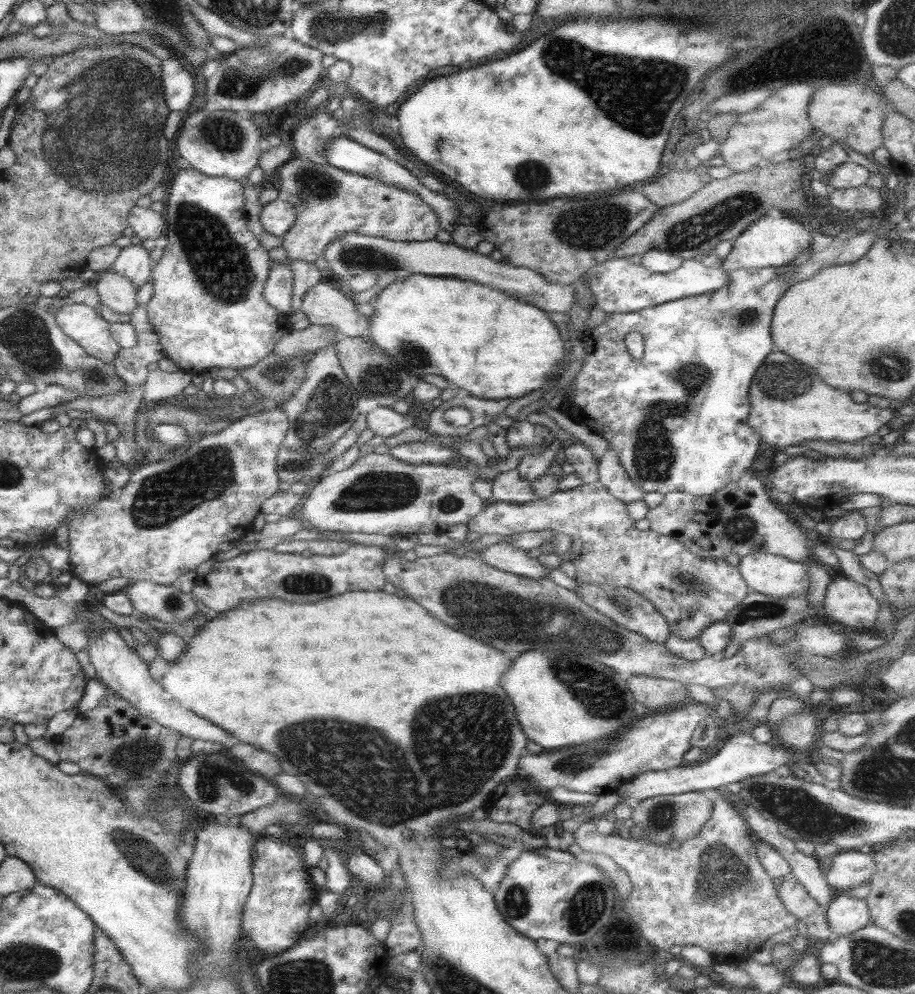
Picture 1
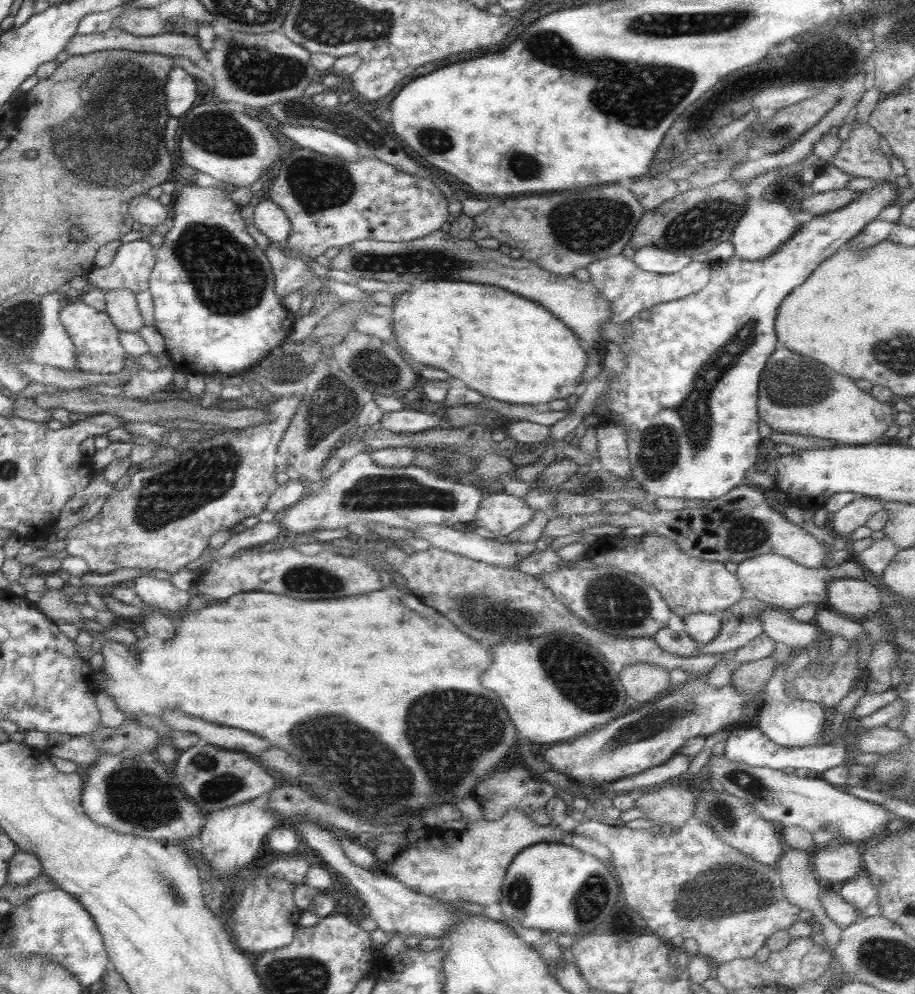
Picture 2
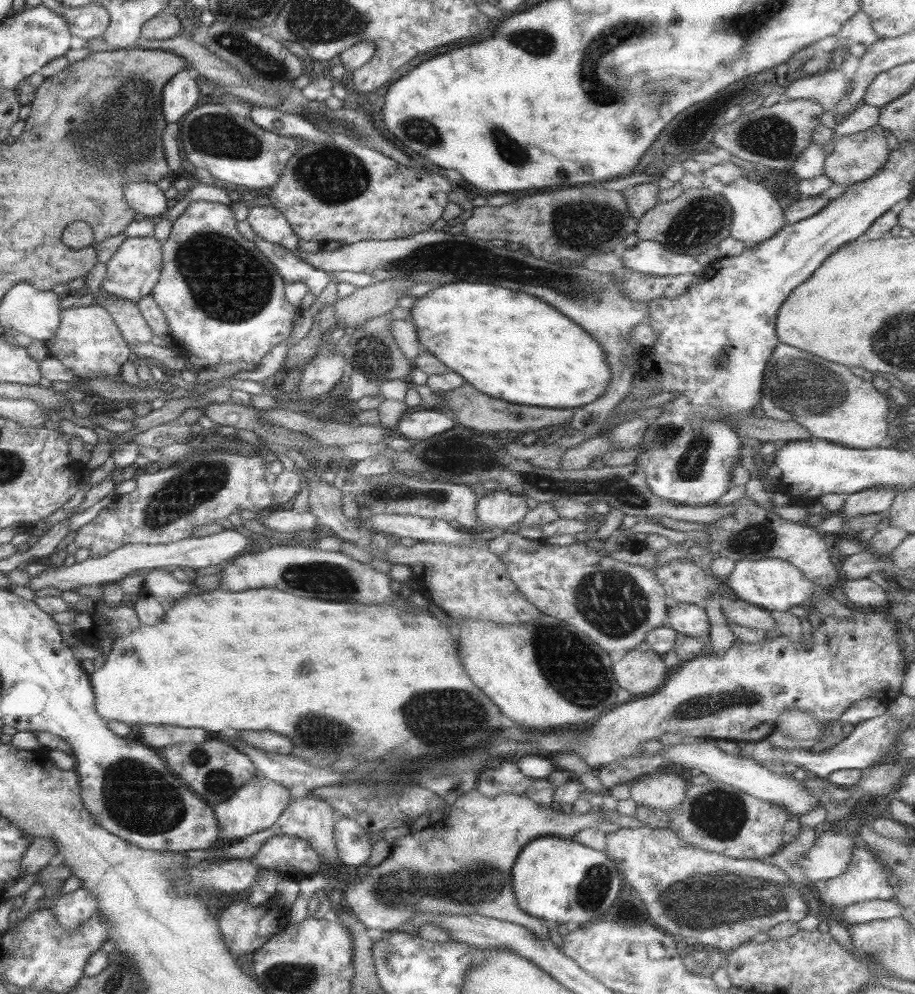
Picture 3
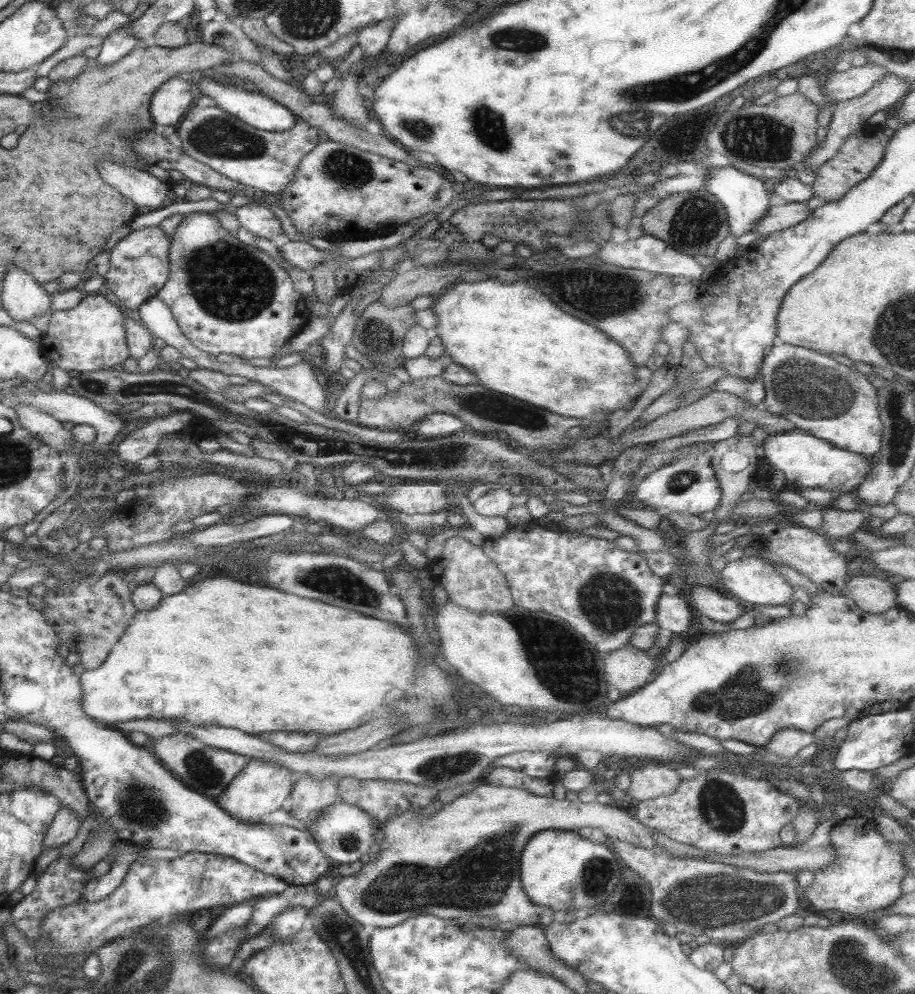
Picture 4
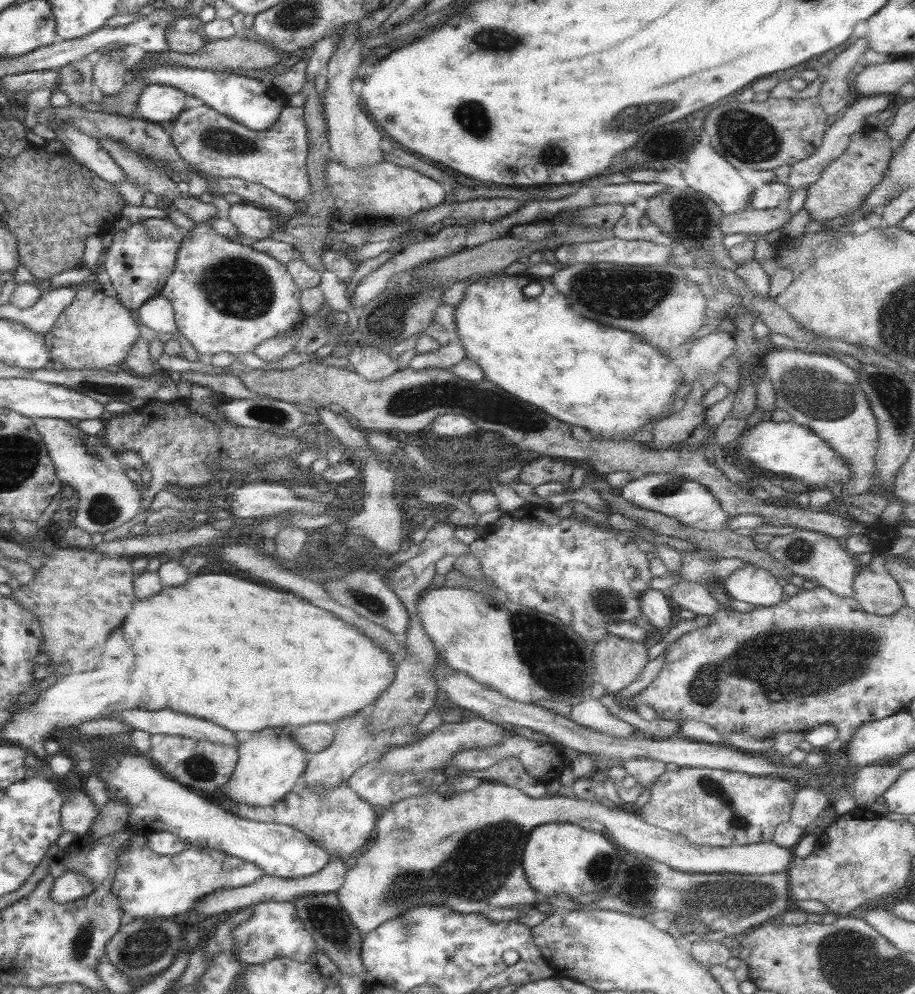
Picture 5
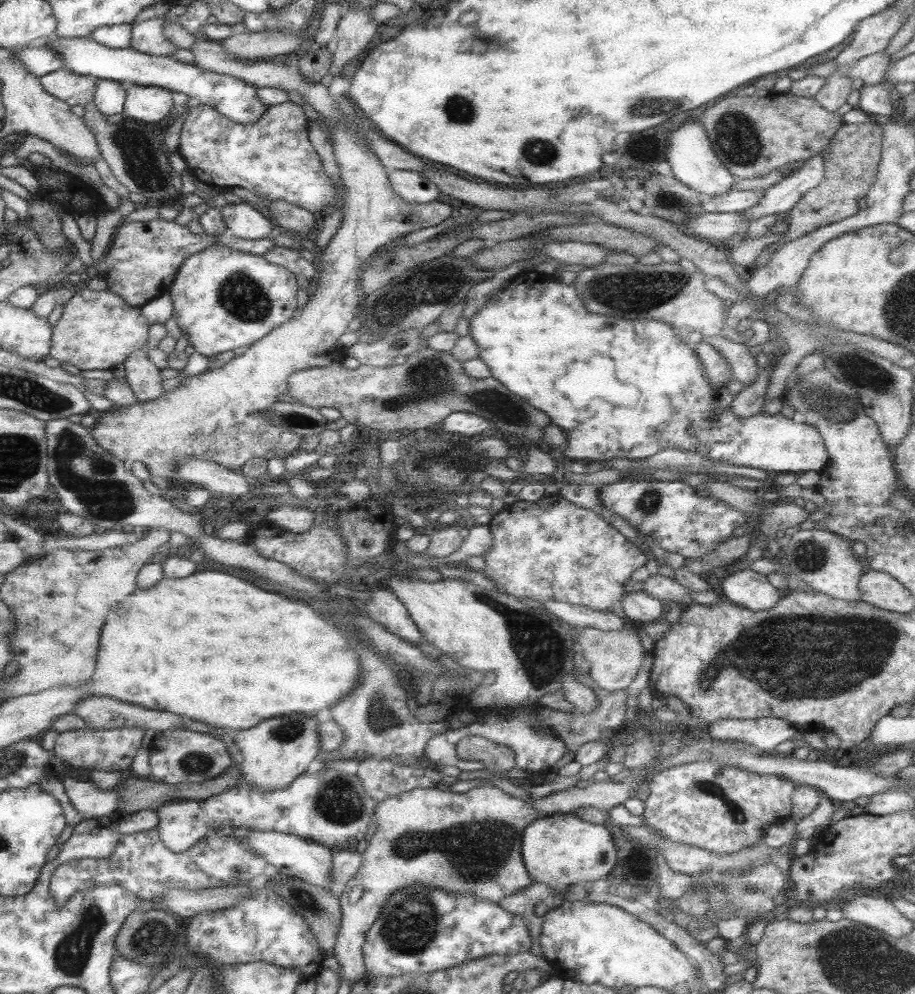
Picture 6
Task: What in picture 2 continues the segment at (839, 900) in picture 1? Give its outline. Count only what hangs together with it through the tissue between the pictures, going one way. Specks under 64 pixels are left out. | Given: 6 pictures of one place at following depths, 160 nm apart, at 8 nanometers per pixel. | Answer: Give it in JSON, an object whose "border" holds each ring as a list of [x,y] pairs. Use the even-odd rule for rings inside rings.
{"border":[[[863,872],[859,876],[835,886],[837,894],[851,905],[861,918],[875,916],[879,910],[876,899],[877,887],[868,881],[868,877],[869,875]]]}

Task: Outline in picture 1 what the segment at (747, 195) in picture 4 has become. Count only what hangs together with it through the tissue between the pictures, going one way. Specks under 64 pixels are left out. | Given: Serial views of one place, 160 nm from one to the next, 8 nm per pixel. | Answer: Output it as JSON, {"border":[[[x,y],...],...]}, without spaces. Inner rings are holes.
{"border":[[[774,213],[763,215],[732,241],[730,251],[722,259],[720,267],[724,271],[729,271],[738,268],[752,270],[753,268],[777,268],[787,264],[796,265],[810,257],[811,244],[809,232],[793,217]]]}

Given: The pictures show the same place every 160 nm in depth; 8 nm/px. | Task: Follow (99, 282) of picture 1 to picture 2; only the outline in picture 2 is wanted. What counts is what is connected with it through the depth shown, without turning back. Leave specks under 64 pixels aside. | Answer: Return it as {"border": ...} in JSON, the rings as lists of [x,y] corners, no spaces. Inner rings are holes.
{"border":[[[127,289],[107,290],[104,294],[104,313],[118,331],[138,332],[138,328],[143,325],[135,295]]]}

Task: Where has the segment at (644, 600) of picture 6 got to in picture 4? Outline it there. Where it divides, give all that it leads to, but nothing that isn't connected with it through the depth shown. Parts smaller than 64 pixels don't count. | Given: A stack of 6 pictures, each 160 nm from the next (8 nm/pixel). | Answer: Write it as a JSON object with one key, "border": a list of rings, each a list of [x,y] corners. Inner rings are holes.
{"border":[[[664,591],[656,604],[654,624],[674,636],[685,635],[691,626],[691,612],[687,599],[681,594]]]}

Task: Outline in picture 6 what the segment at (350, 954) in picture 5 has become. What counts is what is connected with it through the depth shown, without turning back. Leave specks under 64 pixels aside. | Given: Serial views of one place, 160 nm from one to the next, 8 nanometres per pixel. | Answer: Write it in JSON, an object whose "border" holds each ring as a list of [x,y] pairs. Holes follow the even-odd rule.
{"border":[[[278,872],[267,877],[267,881],[272,882],[272,886],[270,886],[271,890],[273,890],[281,900],[284,900],[293,909],[295,914],[303,917],[303,920],[313,933],[321,952],[332,956],[334,954],[334,940],[341,918],[338,897],[331,894],[329,889],[316,887],[298,878],[279,874]]]}

